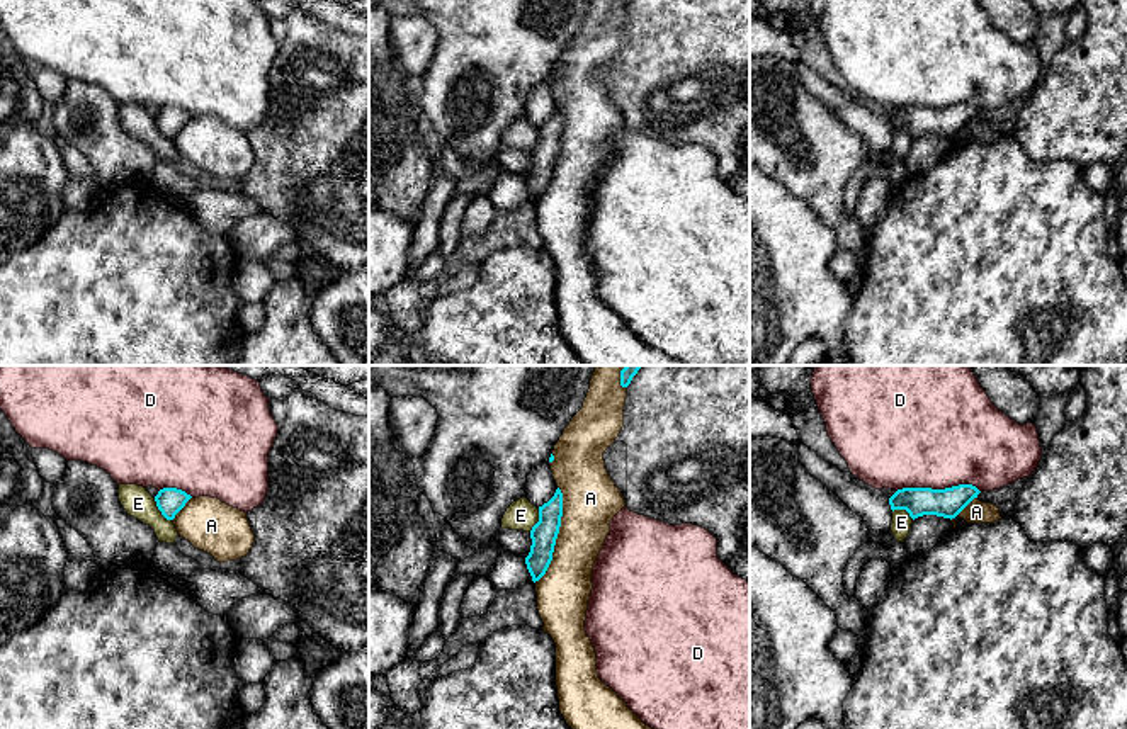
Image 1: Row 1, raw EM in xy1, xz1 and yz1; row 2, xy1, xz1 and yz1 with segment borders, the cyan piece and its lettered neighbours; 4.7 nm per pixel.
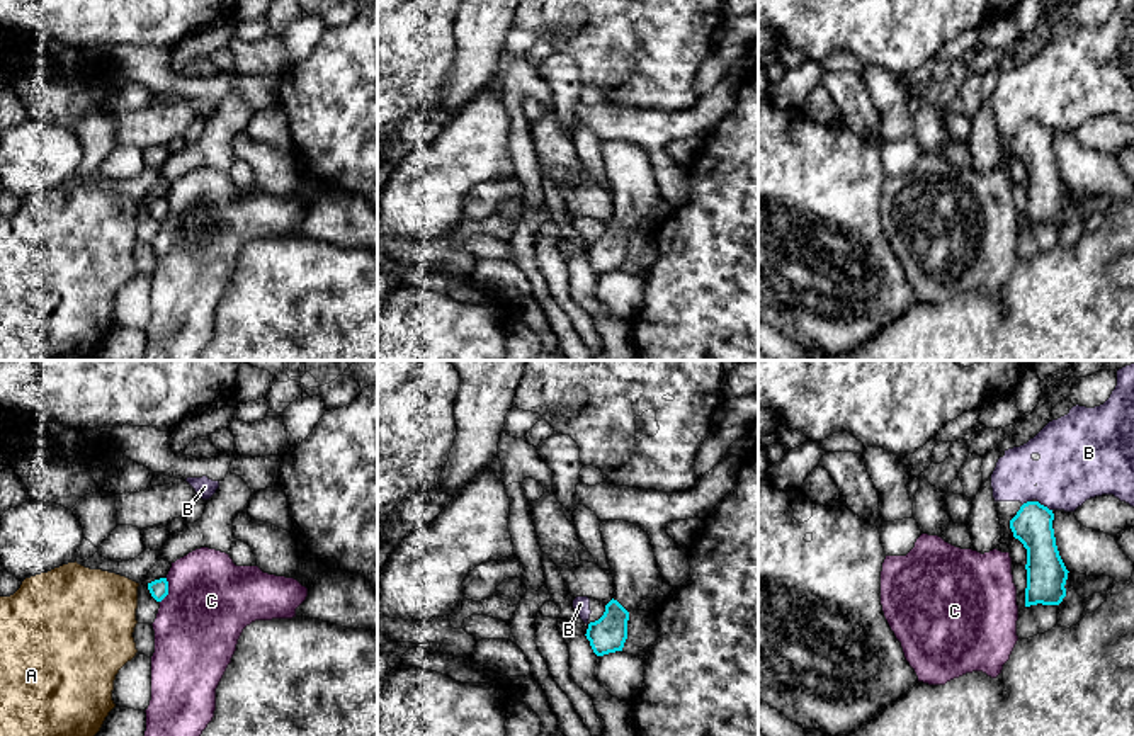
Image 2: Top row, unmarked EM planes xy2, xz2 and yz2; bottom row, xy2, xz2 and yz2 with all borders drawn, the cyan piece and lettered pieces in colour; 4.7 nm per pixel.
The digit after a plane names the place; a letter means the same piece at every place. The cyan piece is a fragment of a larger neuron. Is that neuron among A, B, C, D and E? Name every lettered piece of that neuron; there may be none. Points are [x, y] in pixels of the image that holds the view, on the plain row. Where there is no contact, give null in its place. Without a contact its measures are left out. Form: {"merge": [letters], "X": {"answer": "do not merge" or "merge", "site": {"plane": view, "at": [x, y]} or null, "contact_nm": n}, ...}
{"merge": [], "A": {"answer": "do not merge", "site": {"plane": "xz1", "at": [556, 155]}, "contact_nm": 460}, "B": {"answer": "do not merge", "site": {"plane": "yz2", "at": [1043, 124]}, "contact_nm": 90}, "C": {"answer": "do not merge", "site": {"plane": "xy2", "at": [167, 209]}, "contact_nm": 120}, "D": {"answer": "do not merge", "site": {"plane": "yz1", "at": [937, 109]}, "contact_nm": 400}, "E": {"answer": "do not merge", "site": {"plane": "xy1", "at": [158, 128]}, "contact_nm": 140}}

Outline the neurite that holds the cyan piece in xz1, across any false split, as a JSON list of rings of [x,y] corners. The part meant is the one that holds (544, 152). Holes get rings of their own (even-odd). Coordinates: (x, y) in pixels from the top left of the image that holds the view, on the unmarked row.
[[[558,107],[554,116],[539,126],[539,141],[530,150],[532,165],[529,175],[525,177],[525,184],[534,202],[546,194],[552,180],[561,136],[563,112]]]

